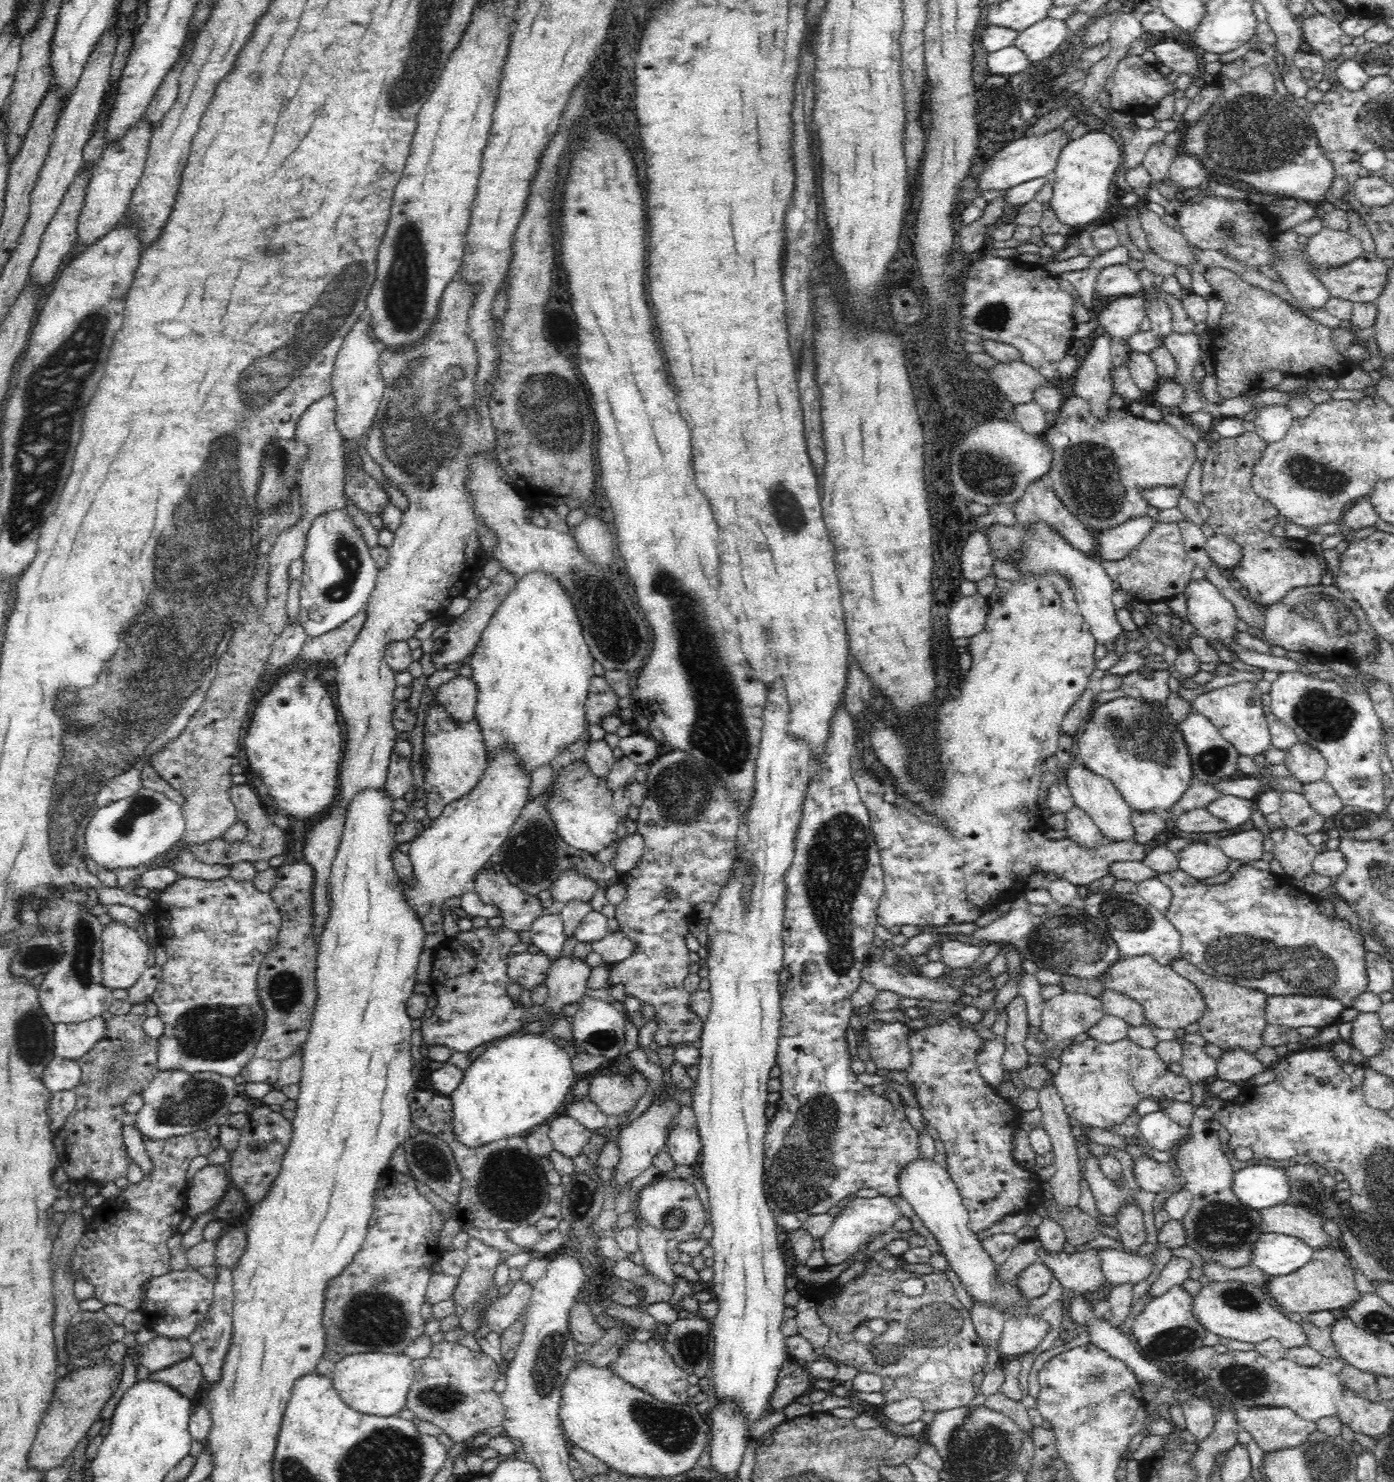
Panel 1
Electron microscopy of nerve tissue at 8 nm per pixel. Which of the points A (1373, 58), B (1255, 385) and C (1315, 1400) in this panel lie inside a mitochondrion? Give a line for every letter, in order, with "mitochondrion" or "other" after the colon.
A: mitochondrion
B: other
C: other

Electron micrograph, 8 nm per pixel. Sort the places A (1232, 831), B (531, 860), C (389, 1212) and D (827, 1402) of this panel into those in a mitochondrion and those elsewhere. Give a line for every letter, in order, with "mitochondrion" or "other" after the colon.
A: other
B: mitochondrion
C: other
D: other

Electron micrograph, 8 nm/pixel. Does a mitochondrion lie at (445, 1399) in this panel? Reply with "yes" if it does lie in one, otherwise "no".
yes

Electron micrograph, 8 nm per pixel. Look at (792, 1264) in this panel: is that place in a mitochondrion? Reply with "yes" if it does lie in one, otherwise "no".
no

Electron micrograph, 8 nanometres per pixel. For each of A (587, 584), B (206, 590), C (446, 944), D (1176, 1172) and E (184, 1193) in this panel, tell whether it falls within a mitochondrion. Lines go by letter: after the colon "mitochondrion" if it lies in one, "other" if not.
A: mitochondrion
B: mitochondrion
C: other
D: other
E: other

